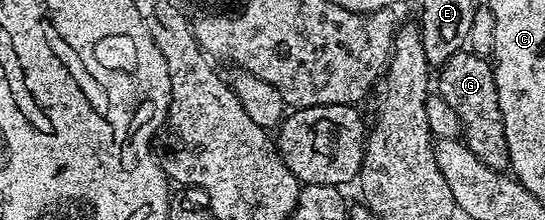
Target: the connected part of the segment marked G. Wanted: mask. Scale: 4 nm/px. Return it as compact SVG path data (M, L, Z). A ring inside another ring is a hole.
M469 50L453 54L449 62L438 69L438 95L449 102L453 114L457 114L461 139L487 167L502 172L510 165L509 146L505 142L505 122L501 118L501 106L497 98L495 70L490 59L475 56Z

